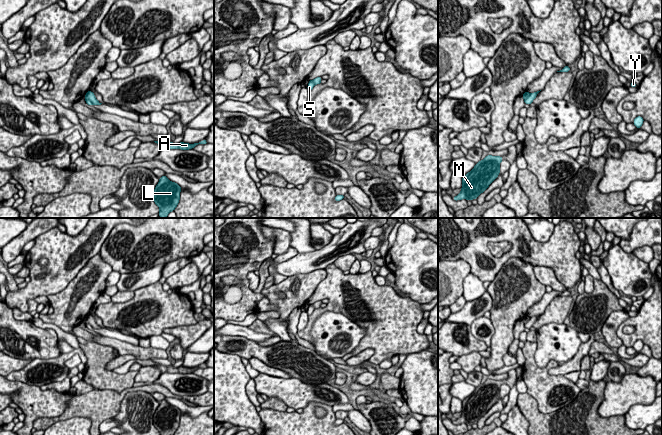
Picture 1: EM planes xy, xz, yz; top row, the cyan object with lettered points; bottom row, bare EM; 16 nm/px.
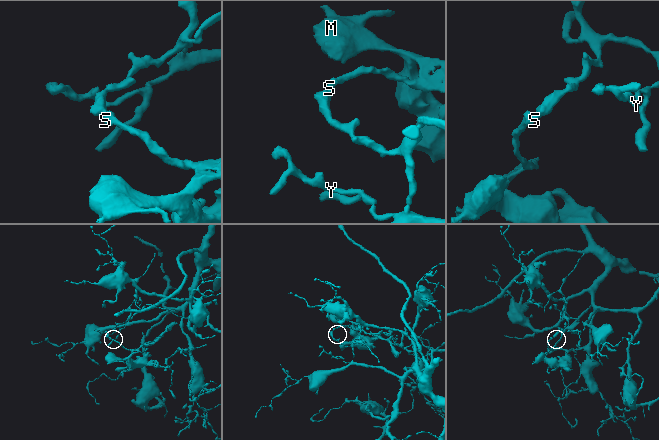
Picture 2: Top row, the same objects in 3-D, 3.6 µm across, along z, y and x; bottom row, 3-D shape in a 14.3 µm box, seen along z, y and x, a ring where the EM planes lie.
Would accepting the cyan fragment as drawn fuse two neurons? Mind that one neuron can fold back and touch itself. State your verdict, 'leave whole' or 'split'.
split

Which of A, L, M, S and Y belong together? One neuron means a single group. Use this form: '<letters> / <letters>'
A L M / S Y

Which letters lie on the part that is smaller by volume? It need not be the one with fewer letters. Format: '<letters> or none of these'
A, L, M

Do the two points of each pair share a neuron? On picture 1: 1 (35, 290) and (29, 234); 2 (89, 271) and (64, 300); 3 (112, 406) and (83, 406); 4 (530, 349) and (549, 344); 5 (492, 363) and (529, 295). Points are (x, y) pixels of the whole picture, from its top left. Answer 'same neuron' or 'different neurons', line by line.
1: different neurons
2: same neuron
3: same neuron
4: different neurons
5: same neuron

